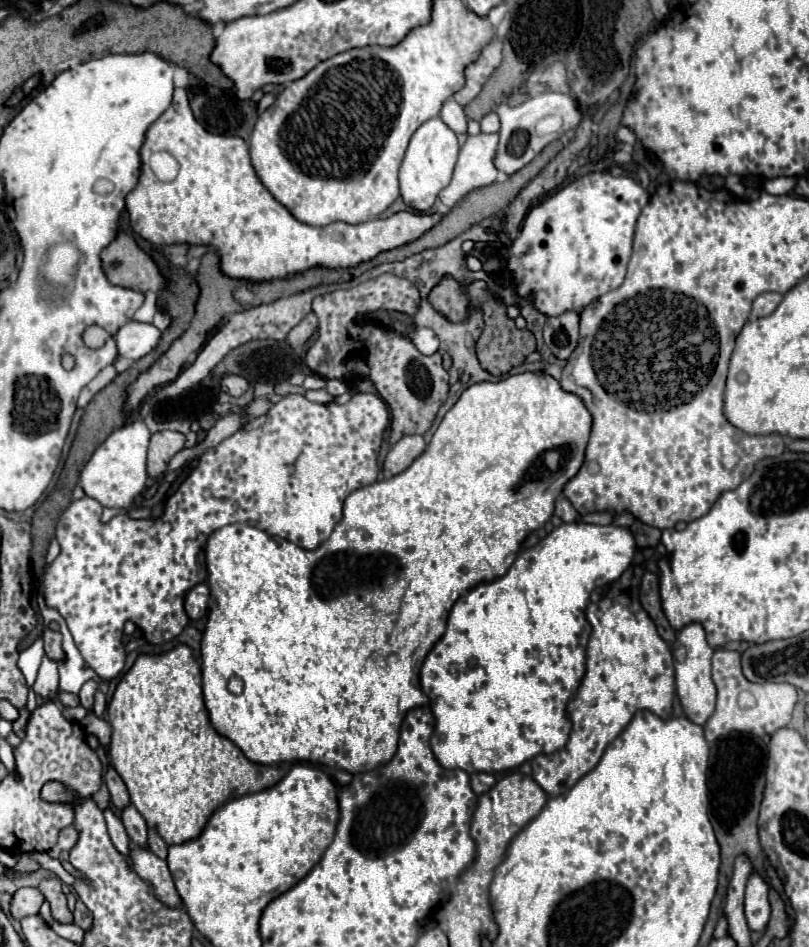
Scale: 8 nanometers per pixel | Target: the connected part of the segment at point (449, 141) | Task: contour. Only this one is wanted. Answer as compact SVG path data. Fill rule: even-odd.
M439 116L429 118L415 130L415 134L411 136L409 148L405 152L403 164L399 168L400 196L409 208L417 212L427 212L433 206L437 194L451 180L451 174L457 162L457 152L459 152L457 136Z

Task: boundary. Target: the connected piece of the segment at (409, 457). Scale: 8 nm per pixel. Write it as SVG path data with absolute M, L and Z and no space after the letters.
M411 434L411 436L403 436L387 454L385 462L383 462L383 474L385 478L391 478L403 470L407 470L411 466L411 462L425 450L425 442L423 436L419 434Z

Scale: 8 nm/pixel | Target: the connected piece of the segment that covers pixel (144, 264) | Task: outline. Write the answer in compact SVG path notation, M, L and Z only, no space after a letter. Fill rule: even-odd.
M121 232L101 254L107 278L117 286L127 286L139 292L159 292L165 288L165 278L155 260L145 254L131 234Z

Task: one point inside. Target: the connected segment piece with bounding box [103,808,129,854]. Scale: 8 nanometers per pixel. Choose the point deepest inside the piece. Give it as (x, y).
(117, 832)

